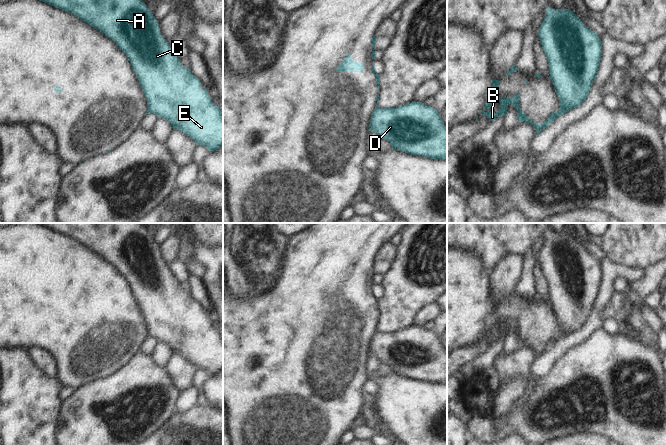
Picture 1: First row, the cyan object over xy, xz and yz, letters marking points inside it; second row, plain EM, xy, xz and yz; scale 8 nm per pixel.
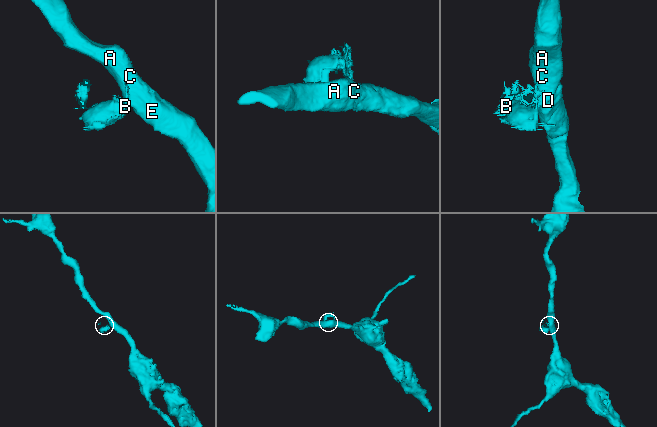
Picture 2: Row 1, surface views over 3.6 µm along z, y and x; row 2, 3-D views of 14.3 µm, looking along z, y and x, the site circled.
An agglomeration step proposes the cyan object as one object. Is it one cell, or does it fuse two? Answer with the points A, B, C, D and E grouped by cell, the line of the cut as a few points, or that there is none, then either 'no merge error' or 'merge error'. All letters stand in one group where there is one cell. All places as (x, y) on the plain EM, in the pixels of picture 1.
A C D E / B; cut in yz along (560, 324), (563, 332), (572, 332); merge error

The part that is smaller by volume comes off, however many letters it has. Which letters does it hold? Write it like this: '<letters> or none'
B

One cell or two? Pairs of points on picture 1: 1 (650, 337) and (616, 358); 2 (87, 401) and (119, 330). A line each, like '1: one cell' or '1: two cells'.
1: two cells
2: two cells

